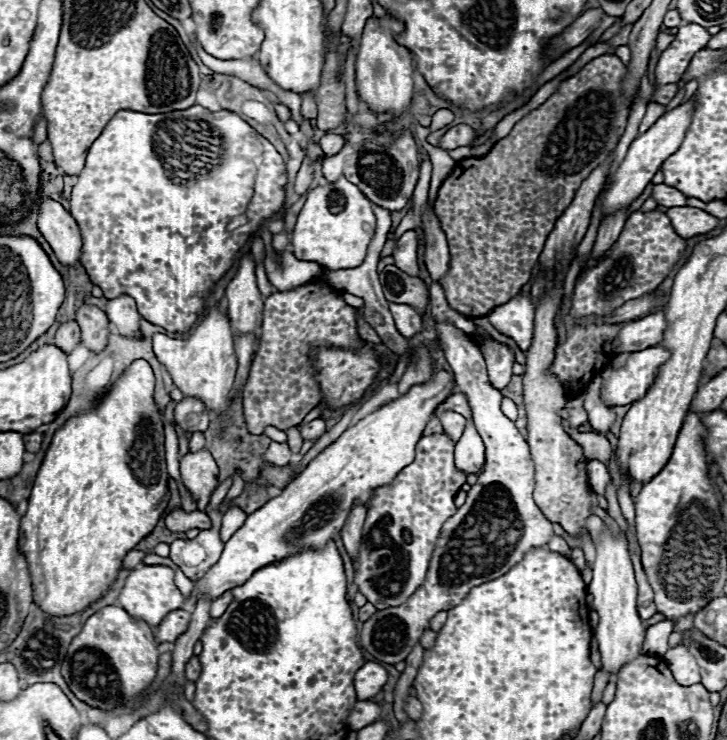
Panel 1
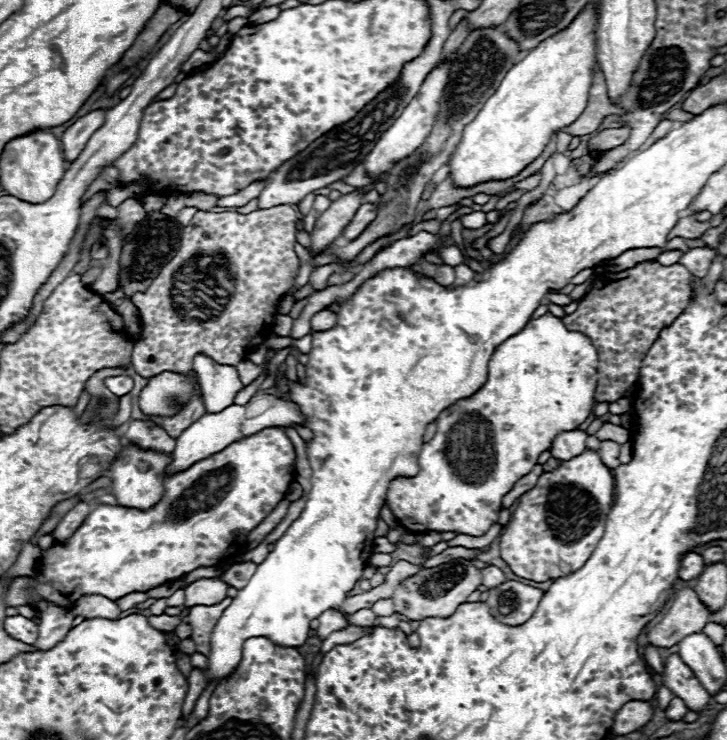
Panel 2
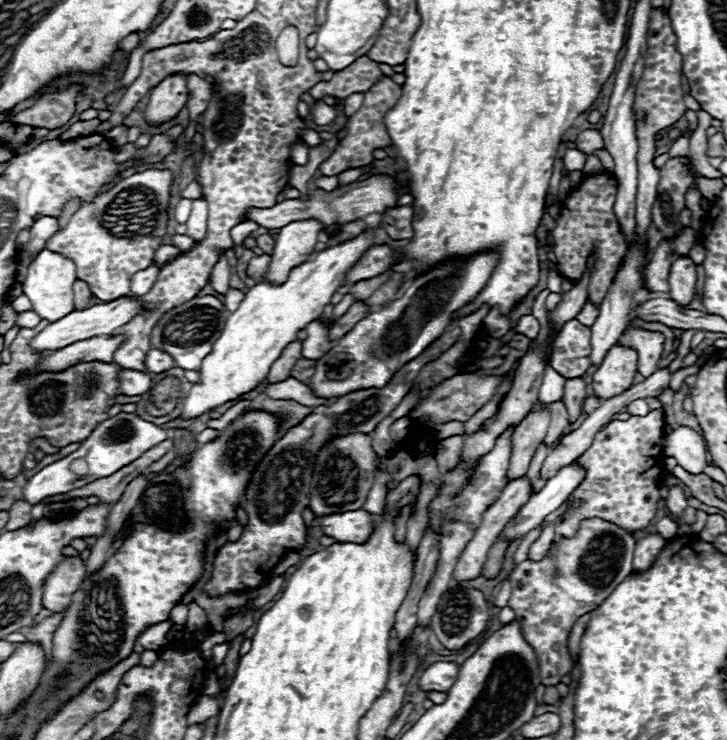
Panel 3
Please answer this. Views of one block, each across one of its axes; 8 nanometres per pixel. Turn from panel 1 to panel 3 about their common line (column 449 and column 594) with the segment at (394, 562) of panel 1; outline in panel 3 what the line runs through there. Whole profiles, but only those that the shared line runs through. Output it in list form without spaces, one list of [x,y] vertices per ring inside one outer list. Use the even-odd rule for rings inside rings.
[[[652,410],[646,416],[630,416],[628,420],[612,420],[594,436],[592,446],[576,460],[586,476],[580,486],[572,492],[570,508],[562,514],[564,520],[554,526],[554,542],[564,536],[574,536],[582,520],[600,518],[612,524],[620,524],[626,532],[640,532],[656,518],[660,502],[660,480],[666,474],[664,470],[664,414]]]

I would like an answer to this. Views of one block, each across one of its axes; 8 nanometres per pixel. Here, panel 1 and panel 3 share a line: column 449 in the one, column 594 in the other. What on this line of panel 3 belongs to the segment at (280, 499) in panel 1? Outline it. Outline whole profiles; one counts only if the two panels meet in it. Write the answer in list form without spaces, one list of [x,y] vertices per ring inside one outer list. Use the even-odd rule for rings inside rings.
[[[620,344],[612,346],[592,376],[594,396],[608,400],[620,392],[626,392],[636,376],[636,362],[638,354],[634,350]]]

